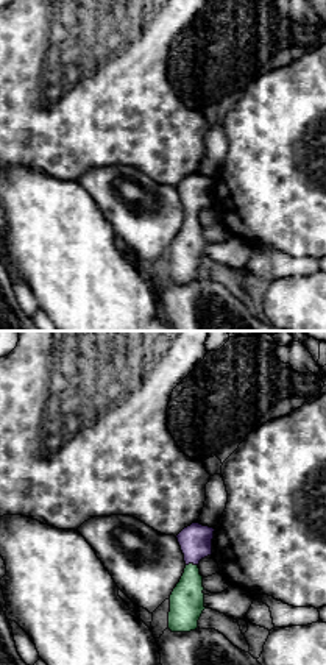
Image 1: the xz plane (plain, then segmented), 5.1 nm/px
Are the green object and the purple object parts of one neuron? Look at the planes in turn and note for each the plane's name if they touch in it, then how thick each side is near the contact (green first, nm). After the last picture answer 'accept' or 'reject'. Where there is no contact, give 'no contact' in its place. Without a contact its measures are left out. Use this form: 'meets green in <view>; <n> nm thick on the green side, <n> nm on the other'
meets green in xz; 180 nm thick on the green side, 170 nm on the other

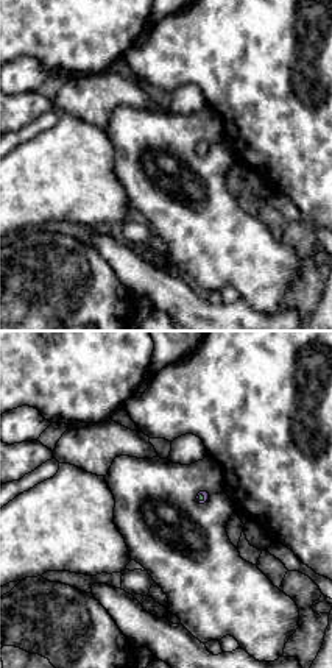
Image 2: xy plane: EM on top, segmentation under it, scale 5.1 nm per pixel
meets green in xy; 30 nm thick on the green side, 30 nm on the other

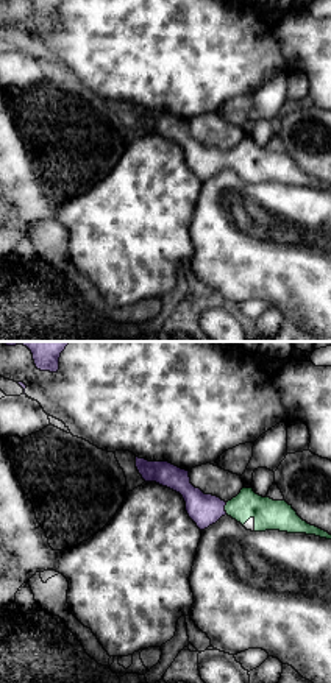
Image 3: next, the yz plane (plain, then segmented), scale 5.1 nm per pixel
meets green in yz; 160 nm thick on the green side, 160 nm on the other

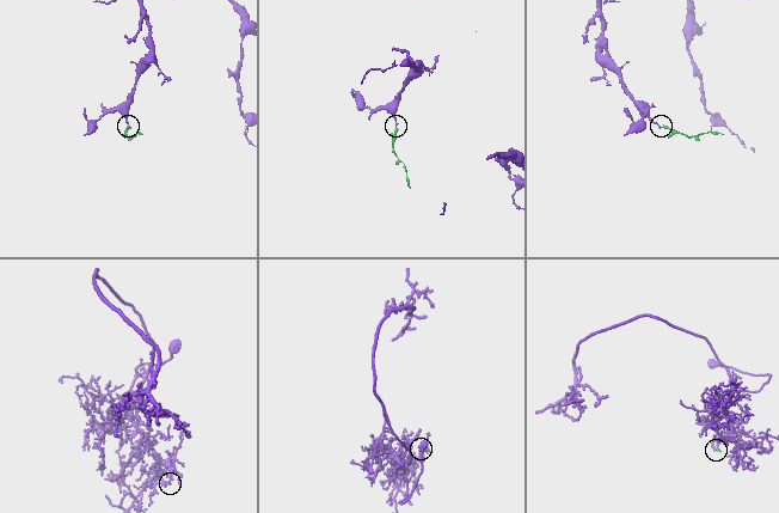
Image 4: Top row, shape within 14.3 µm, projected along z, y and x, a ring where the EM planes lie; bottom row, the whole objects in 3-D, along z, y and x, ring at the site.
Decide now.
accept

